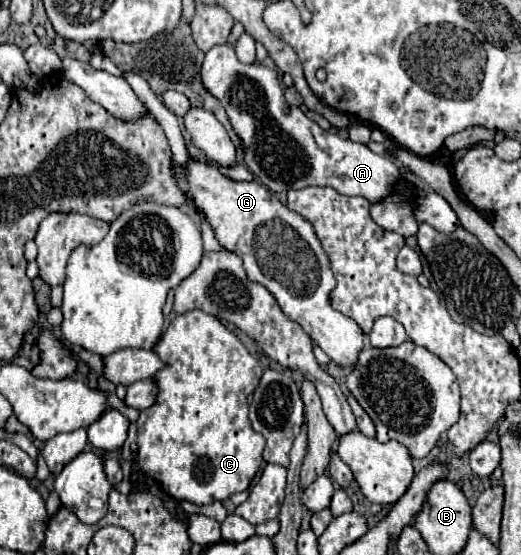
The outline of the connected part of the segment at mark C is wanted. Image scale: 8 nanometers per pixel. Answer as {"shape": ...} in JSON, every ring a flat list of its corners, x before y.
{"shape":[[190,310,176,316,154,346,154,352,164,362,164,368,154,376,154,382,158,384,156,402,142,410,136,422,136,468,158,482,166,494,172,494,172,498,186,500,196,506,210,504,214,500,222,502,232,494,246,490,262,466,264,450,264,436,254,432,246,400,248,394,256,390,262,376,258,360,216,316,202,310]]}

